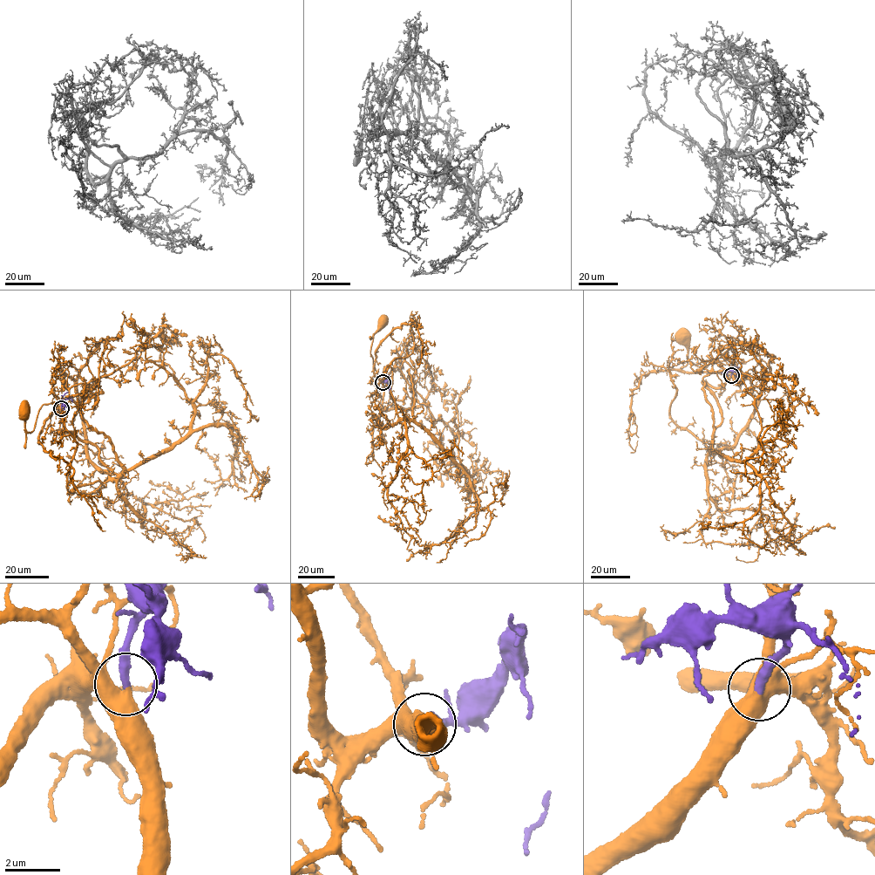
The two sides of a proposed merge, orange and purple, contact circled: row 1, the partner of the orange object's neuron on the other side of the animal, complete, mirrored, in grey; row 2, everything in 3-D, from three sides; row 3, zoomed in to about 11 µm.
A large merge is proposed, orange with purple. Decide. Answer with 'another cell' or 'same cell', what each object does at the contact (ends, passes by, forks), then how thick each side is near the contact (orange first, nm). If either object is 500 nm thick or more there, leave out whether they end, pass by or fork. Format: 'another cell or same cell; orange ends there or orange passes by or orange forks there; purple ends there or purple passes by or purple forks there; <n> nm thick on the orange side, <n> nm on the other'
same cell; orange passes by; purple ends there; 440 nm thick on the orange side, 320 nm on the other

